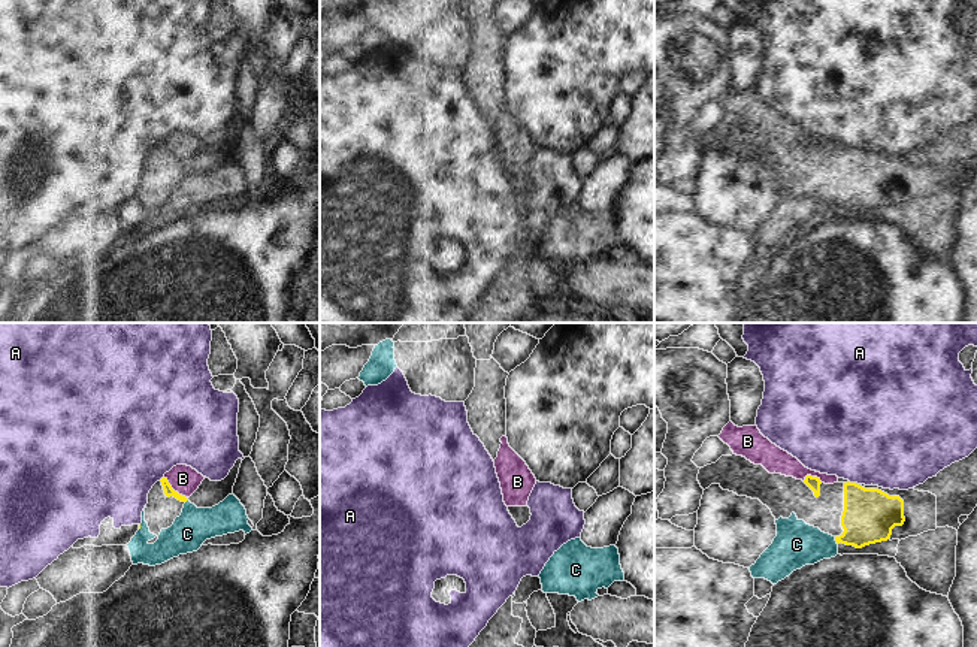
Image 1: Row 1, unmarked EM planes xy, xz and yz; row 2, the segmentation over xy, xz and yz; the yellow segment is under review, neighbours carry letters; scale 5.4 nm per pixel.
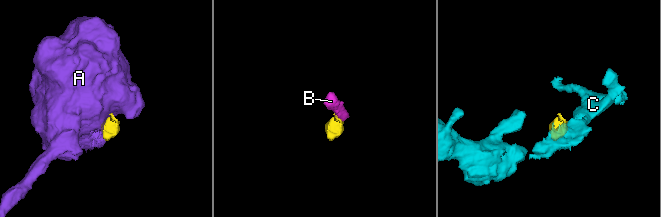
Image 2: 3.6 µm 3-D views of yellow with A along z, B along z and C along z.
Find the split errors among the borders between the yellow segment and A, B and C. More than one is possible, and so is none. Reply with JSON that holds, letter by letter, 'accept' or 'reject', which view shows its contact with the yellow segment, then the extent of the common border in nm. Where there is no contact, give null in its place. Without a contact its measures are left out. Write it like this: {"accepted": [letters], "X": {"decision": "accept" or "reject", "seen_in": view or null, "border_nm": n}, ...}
{"accepted": [], "A": {"decision": "reject", "seen_in": "yz", "border_nm": 40}, "B": {"decision": "reject", "seen_in": "xy", "border_nm": 170}, "C": {"decision": "reject", "seen_in": "yz", "border_nm": 50}}

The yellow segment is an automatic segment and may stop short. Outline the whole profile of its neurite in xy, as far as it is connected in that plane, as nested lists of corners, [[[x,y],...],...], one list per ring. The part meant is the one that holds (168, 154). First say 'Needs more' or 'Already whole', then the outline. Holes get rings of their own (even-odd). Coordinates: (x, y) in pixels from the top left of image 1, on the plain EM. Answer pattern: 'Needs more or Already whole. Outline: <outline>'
Needs more. Outline: [[[164,142],[152,151],[148,158],[145,187],[155,203],[148,206],[148,209],[154,209],[158,205],[160,197],[173,190],[175,184],[181,181],[187,166],[185,161],[172,154]]]

